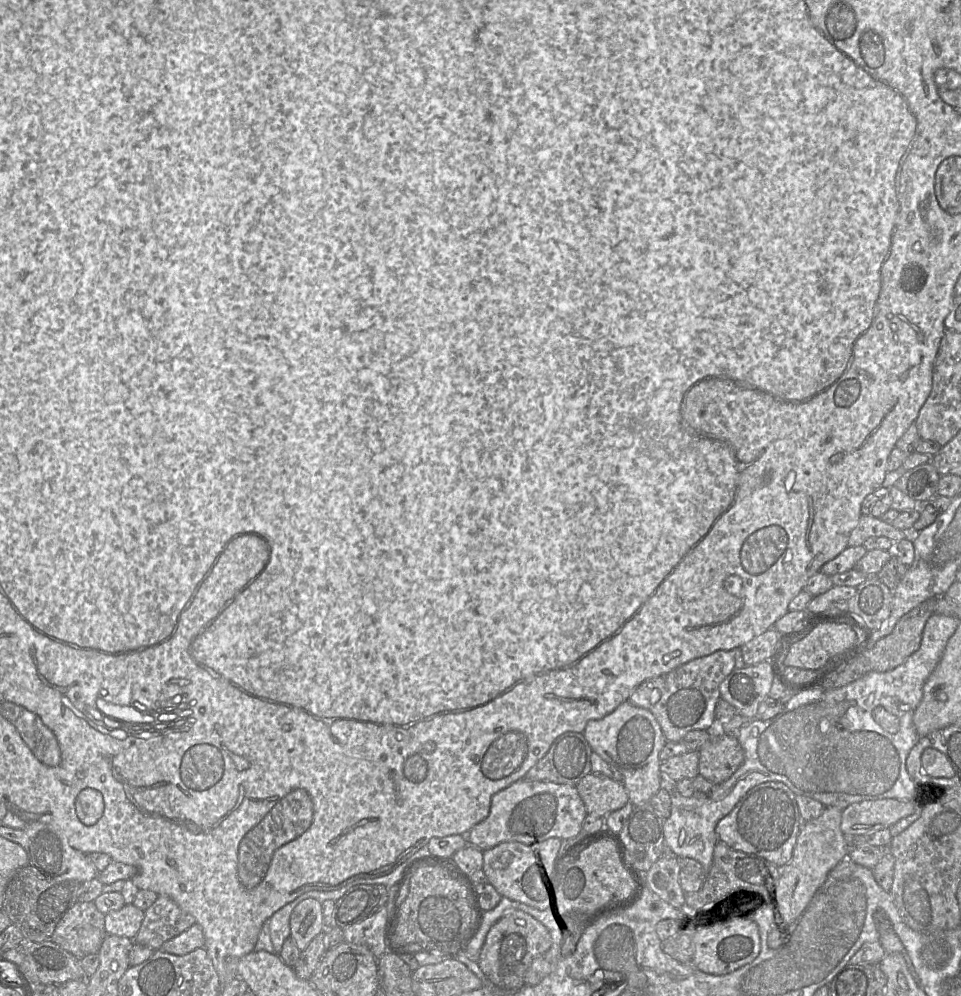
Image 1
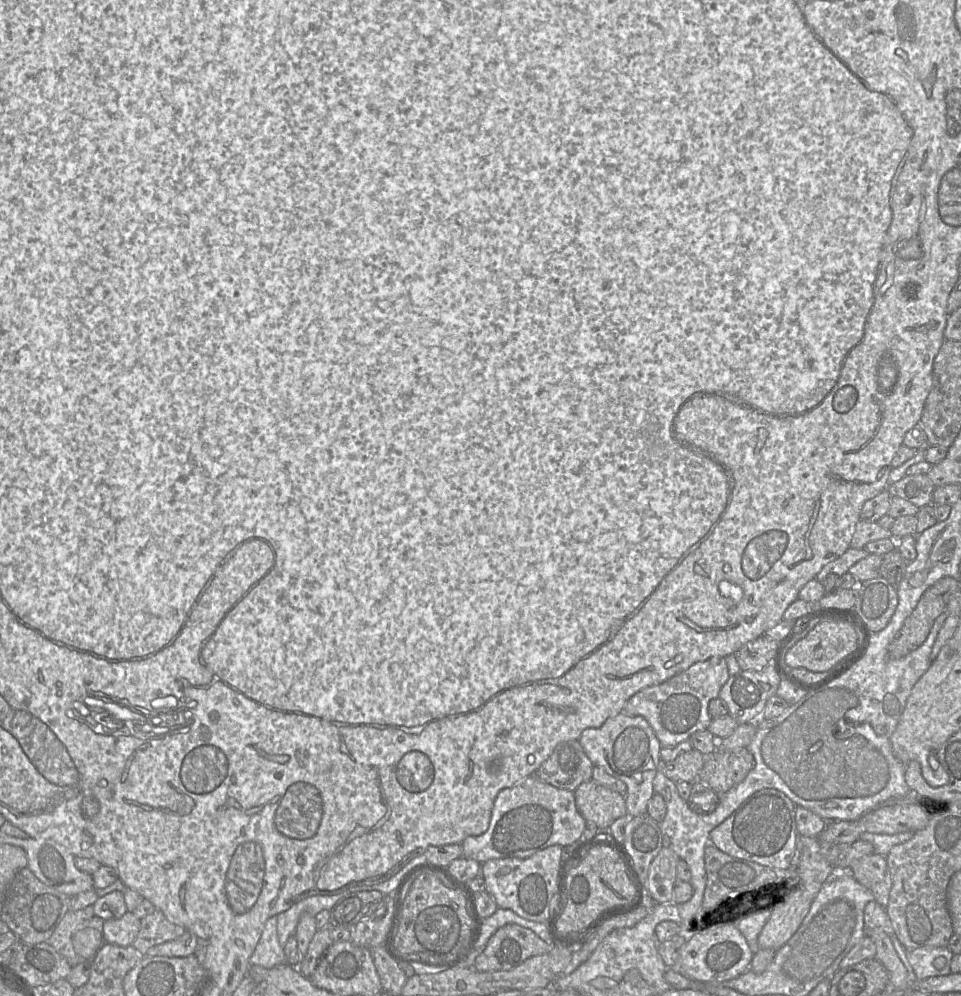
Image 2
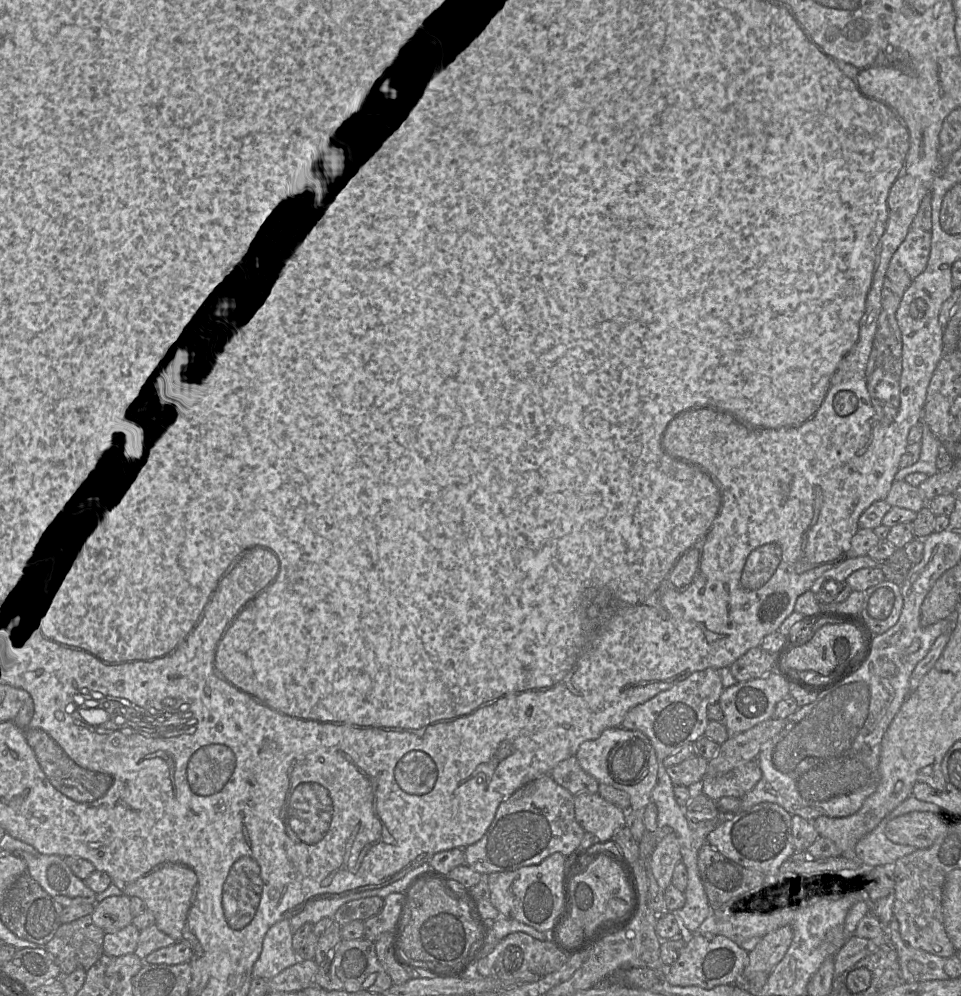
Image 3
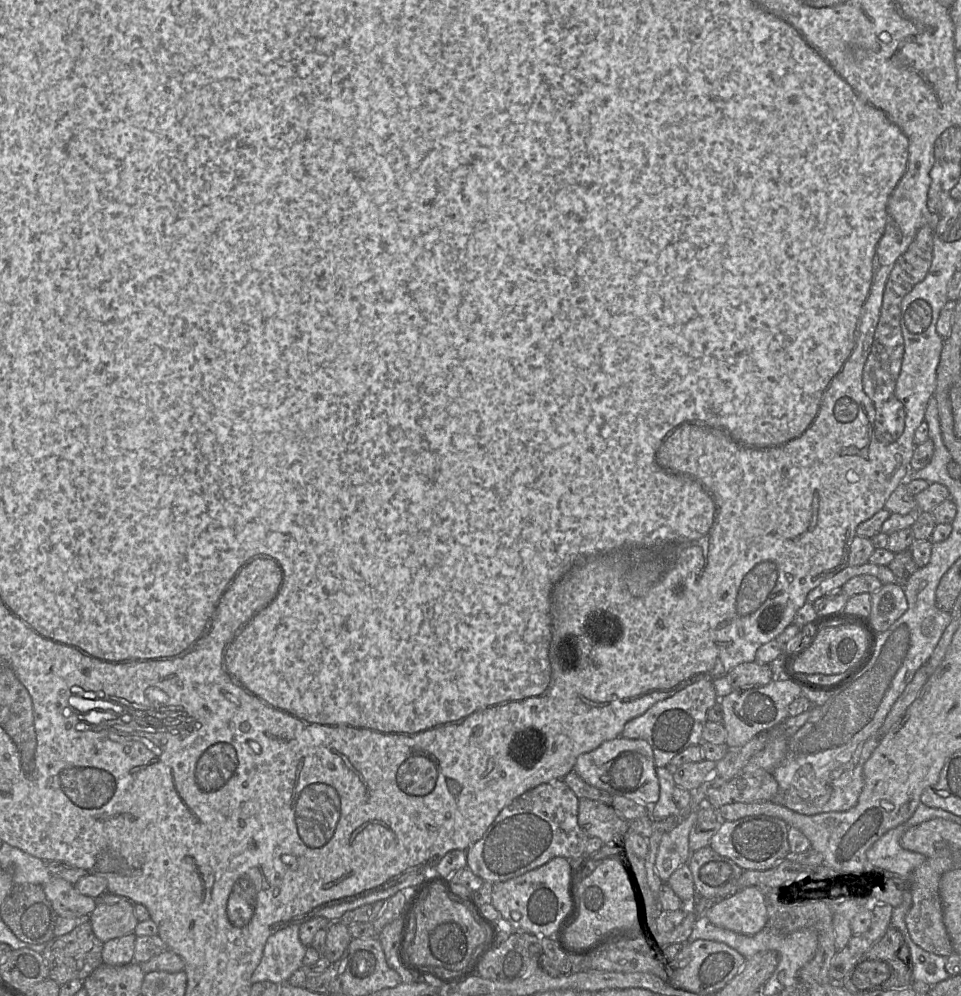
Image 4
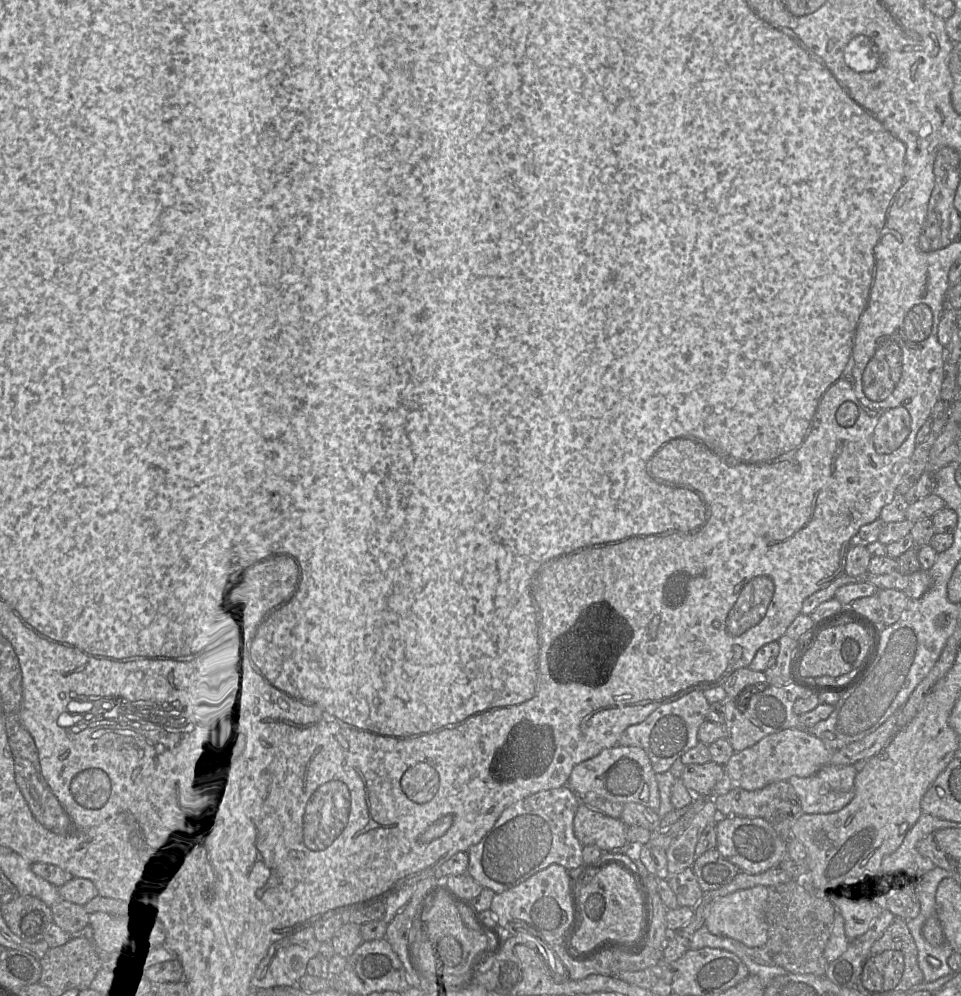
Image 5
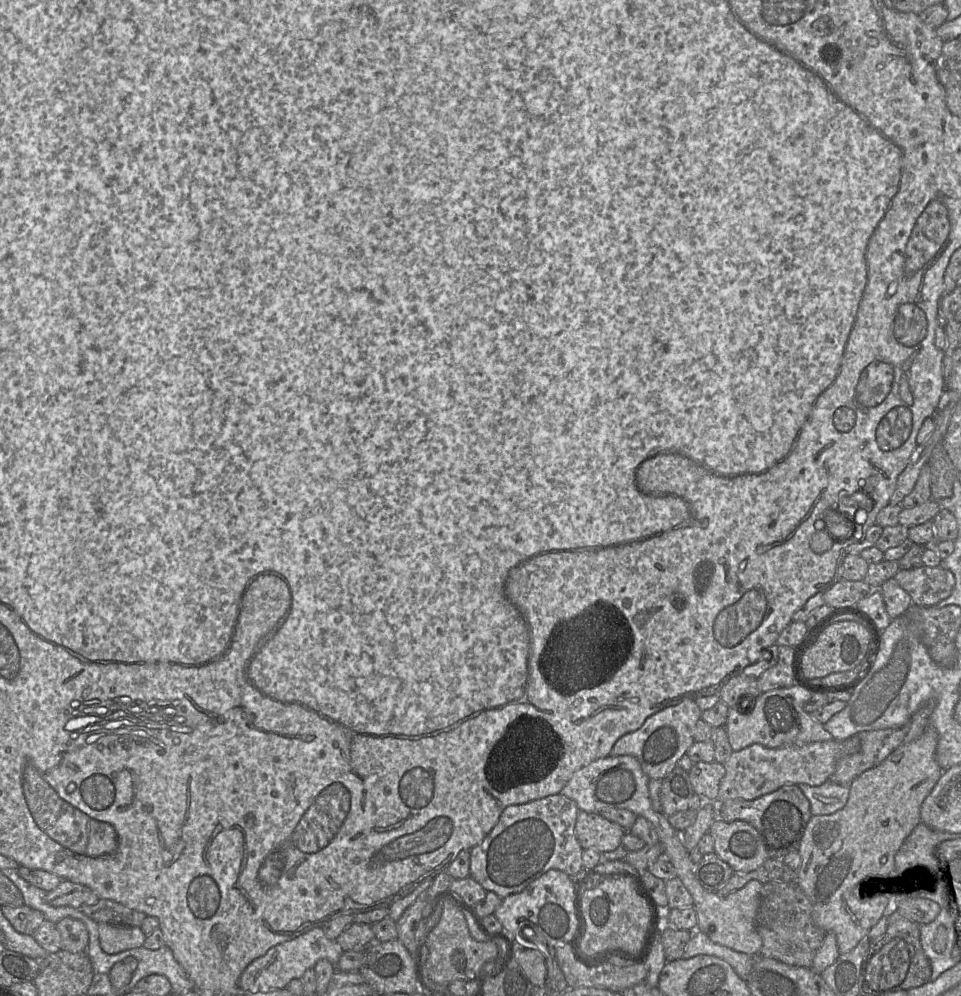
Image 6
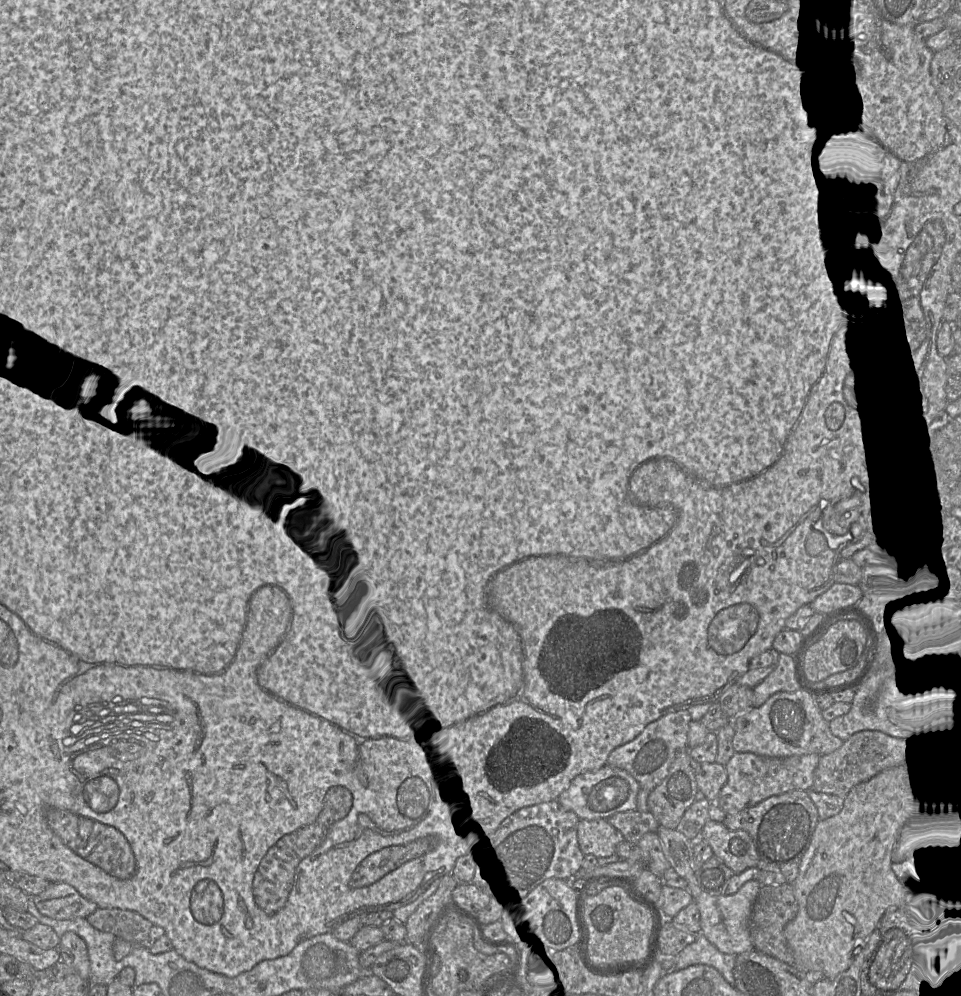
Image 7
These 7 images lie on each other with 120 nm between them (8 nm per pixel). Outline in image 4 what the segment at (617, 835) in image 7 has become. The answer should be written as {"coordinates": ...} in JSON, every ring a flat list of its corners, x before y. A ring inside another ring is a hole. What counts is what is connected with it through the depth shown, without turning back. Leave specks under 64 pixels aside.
{"coordinates":[[579,799,578,824,589,837,598,838,604,845,617,848,621,848,619,843,629,831,629,821,621,817,612,806,589,799]]}

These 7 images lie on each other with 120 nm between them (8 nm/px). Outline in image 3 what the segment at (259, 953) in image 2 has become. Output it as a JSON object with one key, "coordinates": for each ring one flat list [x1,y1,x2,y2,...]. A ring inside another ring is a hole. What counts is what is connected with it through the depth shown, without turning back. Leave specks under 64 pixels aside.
{"coordinates":[[288,919,275,923,265,934,259,958,252,970,253,978,270,980,299,960,292,947,292,932]]}

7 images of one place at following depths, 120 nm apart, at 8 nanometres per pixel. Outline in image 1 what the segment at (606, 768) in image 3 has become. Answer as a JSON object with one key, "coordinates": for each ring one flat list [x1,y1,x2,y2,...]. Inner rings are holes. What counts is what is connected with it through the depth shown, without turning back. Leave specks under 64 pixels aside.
{"coordinates":[[625,701,602,719,588,721,584,736,592,750,622,775,630,803,648,803,661,789,660,752,667,739,649,710]]}

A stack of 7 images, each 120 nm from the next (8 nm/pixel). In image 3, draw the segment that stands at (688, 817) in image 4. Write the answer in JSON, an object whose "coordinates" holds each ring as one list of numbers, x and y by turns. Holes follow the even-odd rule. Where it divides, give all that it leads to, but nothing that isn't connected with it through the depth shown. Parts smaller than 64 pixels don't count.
{"coordinates":[[669,833,661,839,651,856,652,873,663,890,671,883,675,866,682,861,679,839]]}

